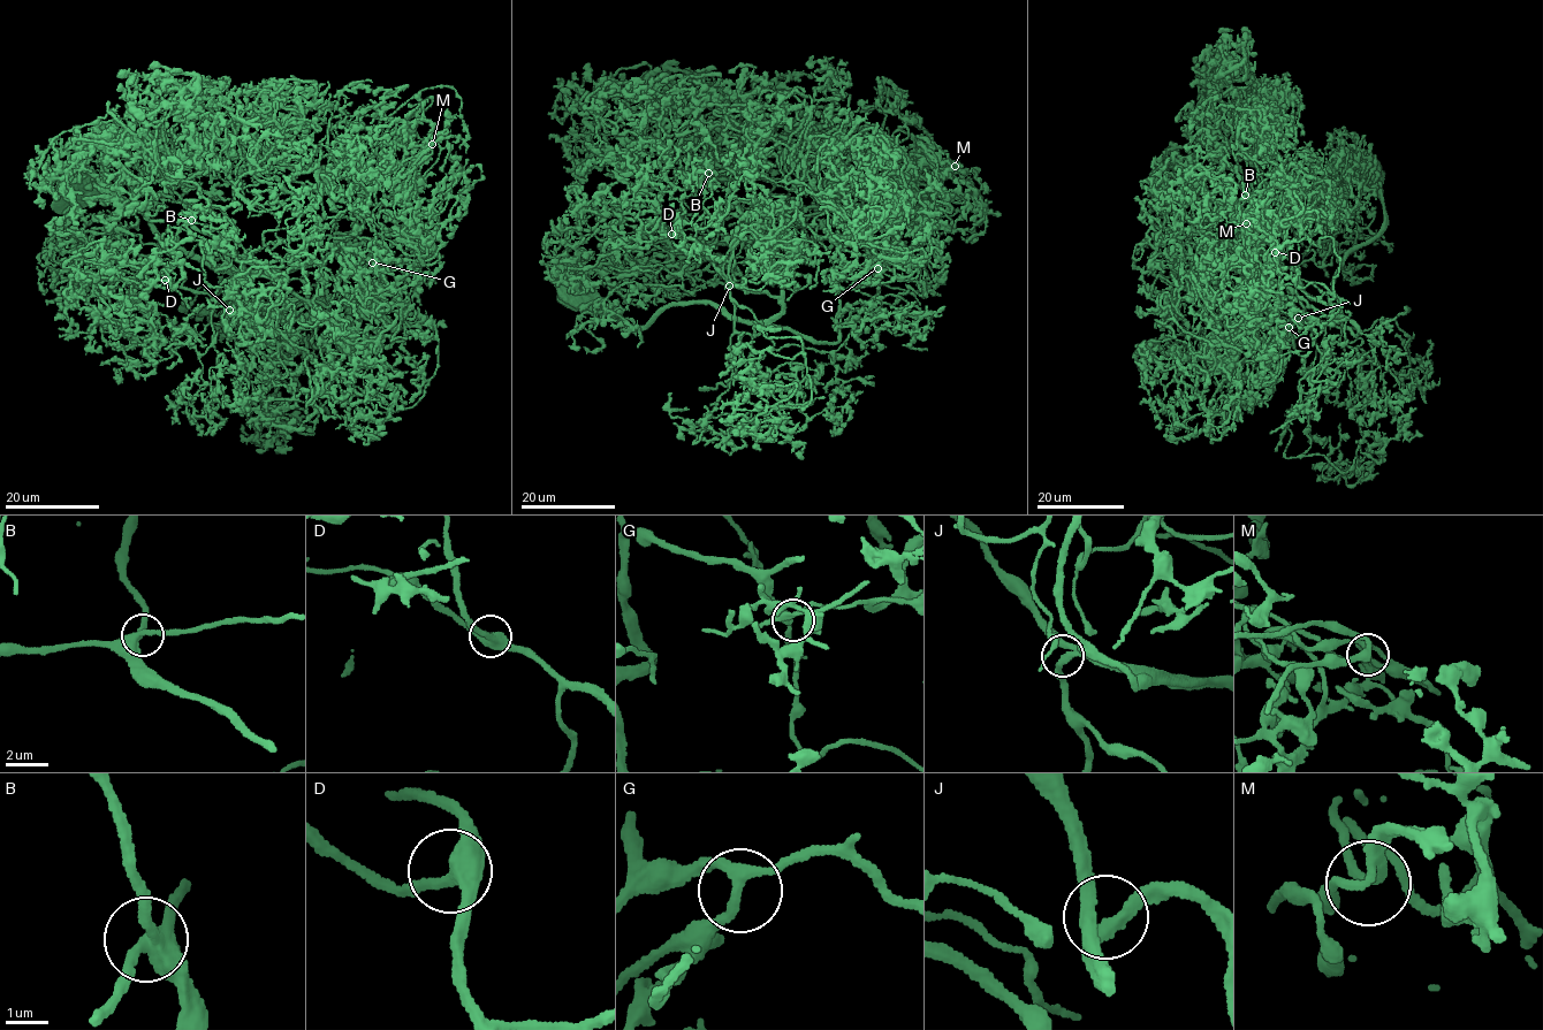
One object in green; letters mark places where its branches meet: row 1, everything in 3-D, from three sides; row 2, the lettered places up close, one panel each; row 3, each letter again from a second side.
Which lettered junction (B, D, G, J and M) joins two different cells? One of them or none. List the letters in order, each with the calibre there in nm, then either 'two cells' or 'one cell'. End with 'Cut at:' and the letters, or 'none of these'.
B: 280 nm | one cell
D: 420 nm | one cell
G: 220 nm | one cell
J: 240 nm | one cell
M: 160 nm | one cell
Cut at: none of these

